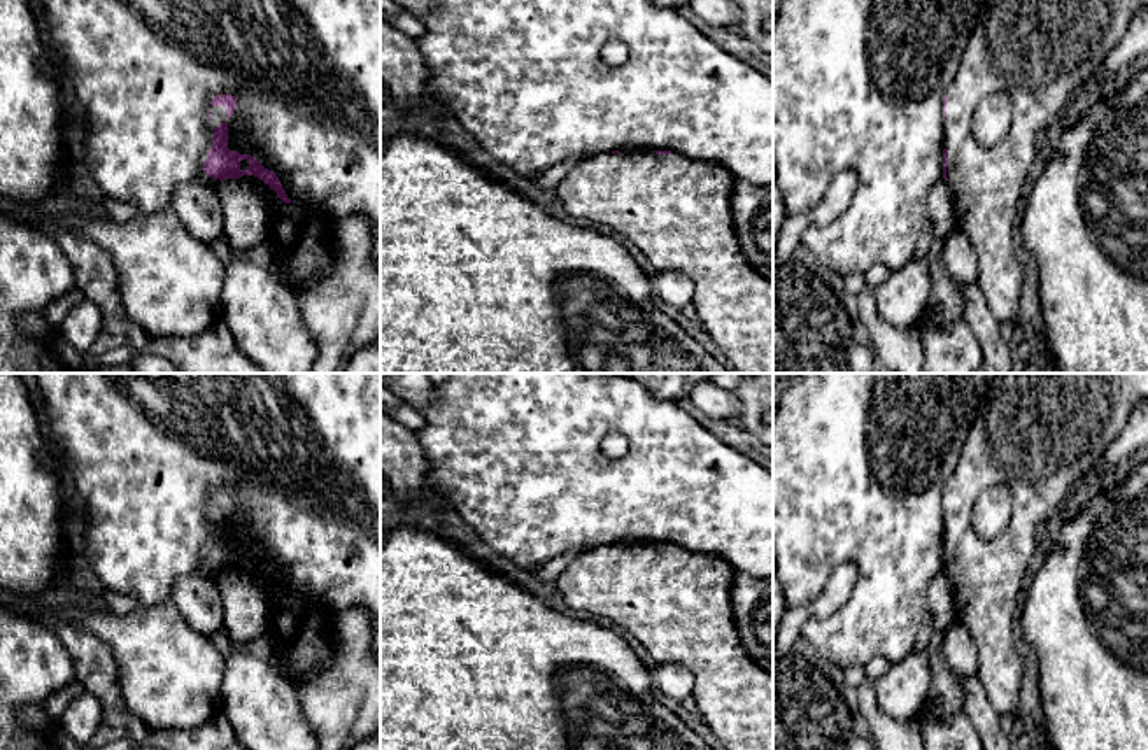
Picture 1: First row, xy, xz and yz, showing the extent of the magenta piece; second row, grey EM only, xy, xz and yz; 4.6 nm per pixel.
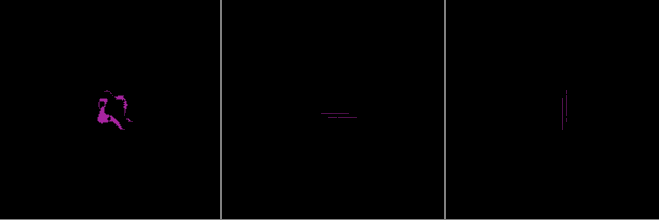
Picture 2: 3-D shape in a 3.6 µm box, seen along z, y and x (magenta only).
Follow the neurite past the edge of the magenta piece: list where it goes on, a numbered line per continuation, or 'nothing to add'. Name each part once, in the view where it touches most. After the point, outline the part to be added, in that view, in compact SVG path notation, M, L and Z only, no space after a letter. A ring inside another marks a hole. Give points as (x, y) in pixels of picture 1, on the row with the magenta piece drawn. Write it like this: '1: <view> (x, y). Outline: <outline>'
1: xy (302, 240). Outline: M244 175L240 180L254 184L270 205L268 242L273 247L275 265L286 273L289 289L298 294L314 287L333 265L333 221L301 205L284 203L268 184L254 175Z

